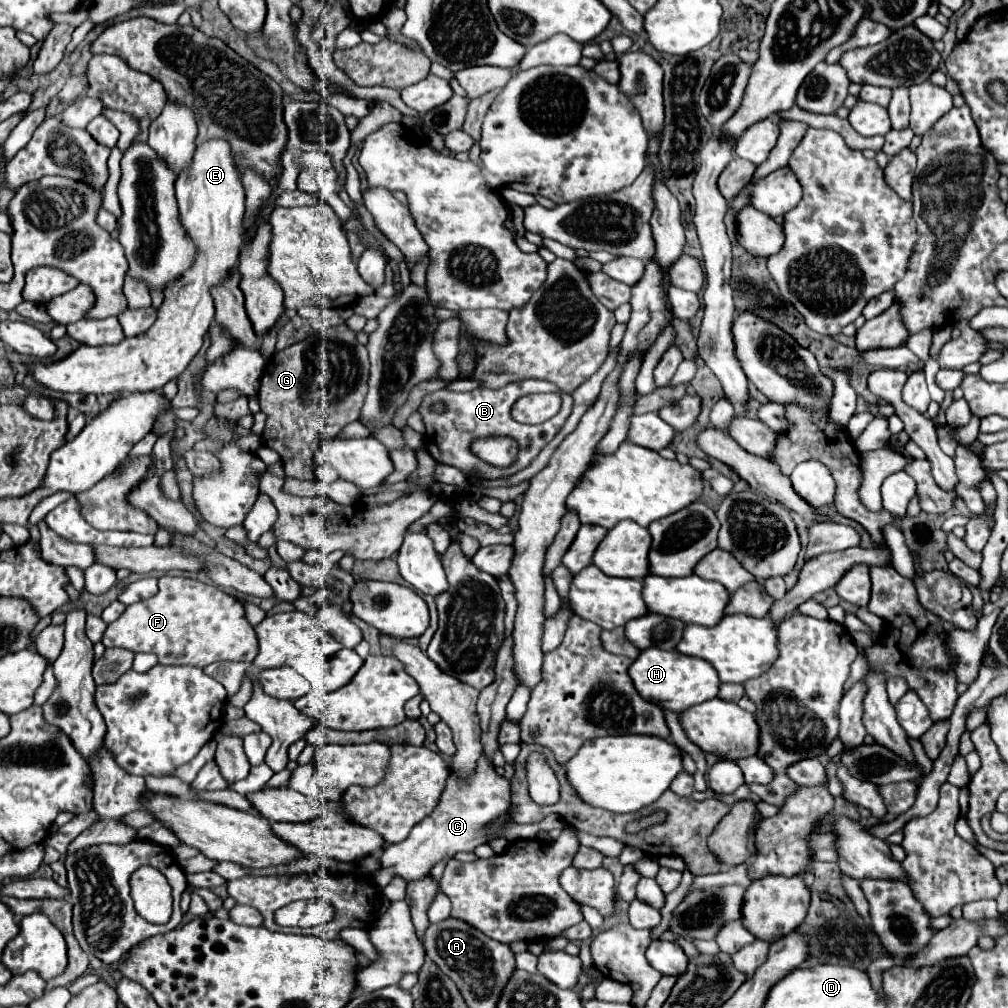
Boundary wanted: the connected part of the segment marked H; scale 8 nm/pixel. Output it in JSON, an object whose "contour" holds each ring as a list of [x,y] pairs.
{"contour":[[[658,647],[644,649],[638,655],[638,659],[630,667],[630,677],[634,681],[634,687],[646,701],[668,707],[676,713],[692,707],[692,705],[704,703],[708,699],[714,699],[718,695],[718,687],[720,687],[720,677],[716,673],[716,669],[710,663],[706,663],[704,659],[696,659],[696,657],[684,655],[680,651],[664,651]]]}

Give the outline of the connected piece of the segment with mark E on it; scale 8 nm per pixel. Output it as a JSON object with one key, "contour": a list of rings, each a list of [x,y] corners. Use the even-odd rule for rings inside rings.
{"contour":[[[210,139],[200,145],[196,145],[192,163],[186,171],[178,175],[178,207],[180,207],[180,217],[182,225],[186,231],[190,231],[194,243],[198,245],[198,259],[194,265],[170,285],[170,289],[165,289],[162,307],[158,309],[158,319],[156,323],[142,335],[124,339],[118,345],[104,345],[104,347],[90,347],[90,345],[80,345],[76,351],[66,355],[60,361],[54,363],[28,363],[26,373],[34,377],[44,389],[50,391],[60,391],[60,393],[134,393],[134,391],[156,391],[162,389],[170,379],[178,377],[186,365],[192,361],[192,357],[198,353],[202,347],[202,339],[214,319],[214,299],[210,297],[210,285],[218,285],[224,281],[230,273],[230,269],[238,263],[240,247],[244,241],[244,229],[242,229],[242,215],[244,215],[244,187],[240,183],[240,173],[236,169],[234,157],[232,157],[232,147],[226,139]],[[146,351],[156,351],[156,357],[132,357],[140,355]]]}

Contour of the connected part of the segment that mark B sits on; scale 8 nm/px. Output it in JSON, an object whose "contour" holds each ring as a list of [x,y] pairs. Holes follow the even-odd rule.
{"contour":[[[530,379],[530,381],[516,381],[514,385],[504,385],[502,389],[474,389],[474,391],[468,391],[468,393],[456,393],[456,391],[448,391],[448,389],[440,389],[440,391],[434,391],[434,393],[428,393],[420,407],[418,407],[418,413],[422,415],[422,421],[424,421],[424,427],[426,427],[426,433],[424,433],[424,449],[438,461],[438,463],[444,463],[444,465],[452,465],[452,467],[458,467],[466,477],[476,473],[480,479],[498,479],[498,477],[508,477],[508,475],[514,475],[518,473],[520,469],[528,467],[532,463],[532,459],[556,437],[556,433],[562,429],[564,421],[568,419],[570,411],[572,411],[572,397],[562,393],[562,409],[558,415],[554,415],[552,419],[548,419],[546,423],[542,425],[522,425],[518,421],[512,419],[510,415],[510,409],[512,405],[524,397],[524,395],[530,395],[530,393],[536,393],[536,391],[530,391],[534,387],[536,381]],[[434,401],[444,401],[448,411],[444,413],[432,413],[430,411],[430,405]],[[486,435],[508,435],[512,439],[518,441],[520,445],[520,453],[518,453],[518,461],[508,467],[508,469],[498,469],[498,467],[492,467],[484,461],[480,461],[476,455],[472,455],[470,451],[470,443],[472,439],[476,437],[486,437]]]}

